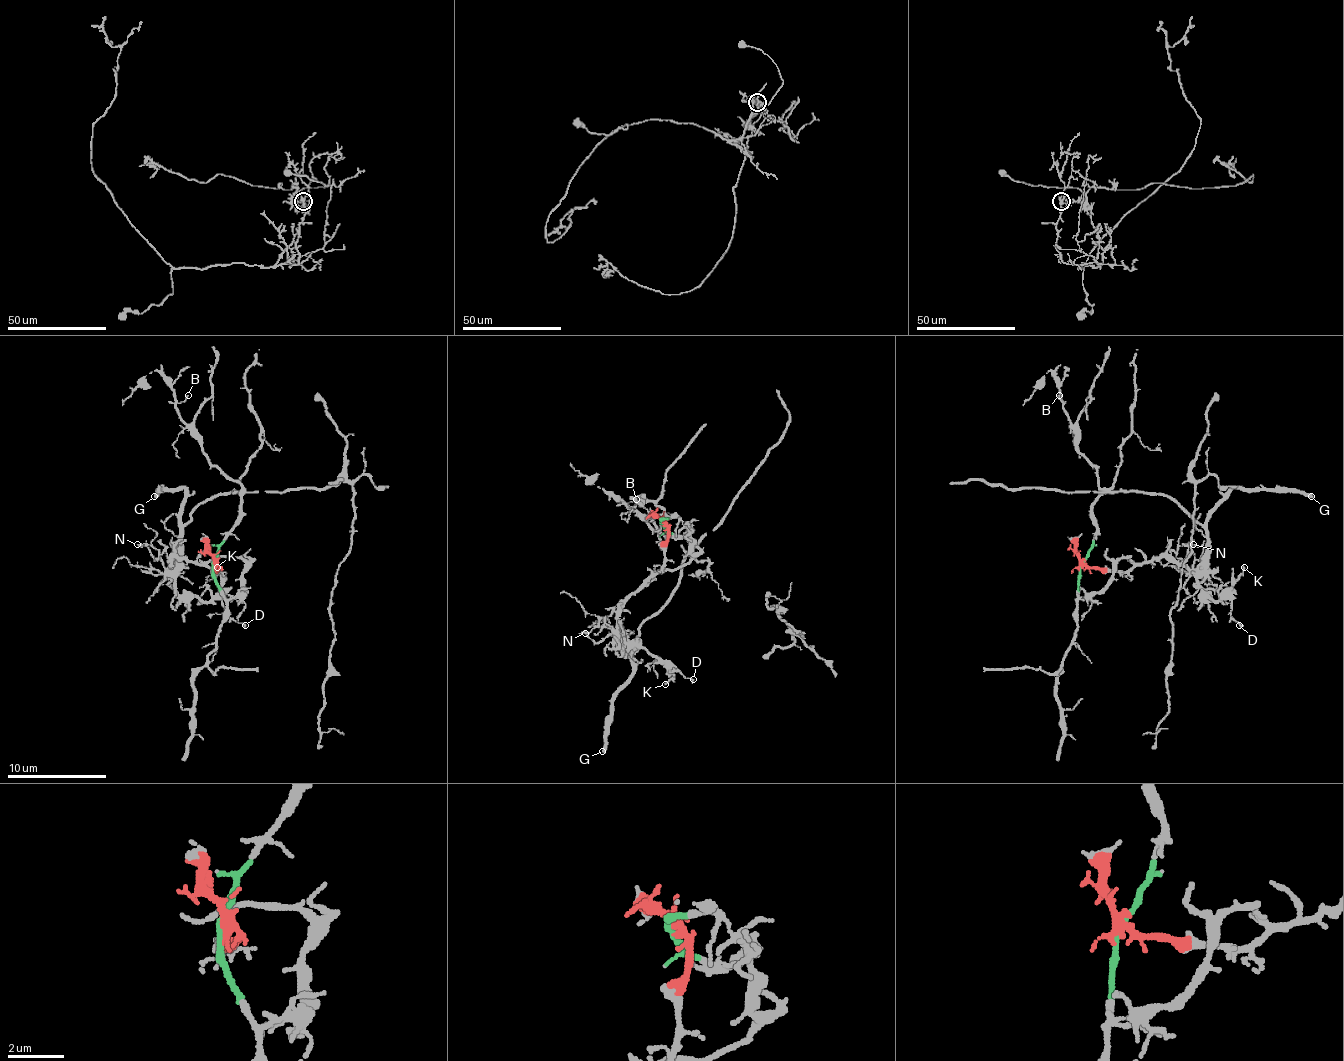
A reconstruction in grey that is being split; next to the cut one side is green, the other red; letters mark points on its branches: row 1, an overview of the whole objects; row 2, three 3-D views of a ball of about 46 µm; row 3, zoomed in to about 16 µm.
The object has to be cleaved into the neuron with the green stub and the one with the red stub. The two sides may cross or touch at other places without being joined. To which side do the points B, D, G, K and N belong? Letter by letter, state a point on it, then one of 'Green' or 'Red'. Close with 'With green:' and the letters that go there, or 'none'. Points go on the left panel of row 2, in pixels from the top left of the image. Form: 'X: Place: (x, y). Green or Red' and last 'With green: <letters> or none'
B: Place: (188, 395). Green
D: Place: (245, 625). Red
G: Place: (154, 496). Red
K: Place: (217, 567). Red
N: Place: (137, 544). Red
With green: B

